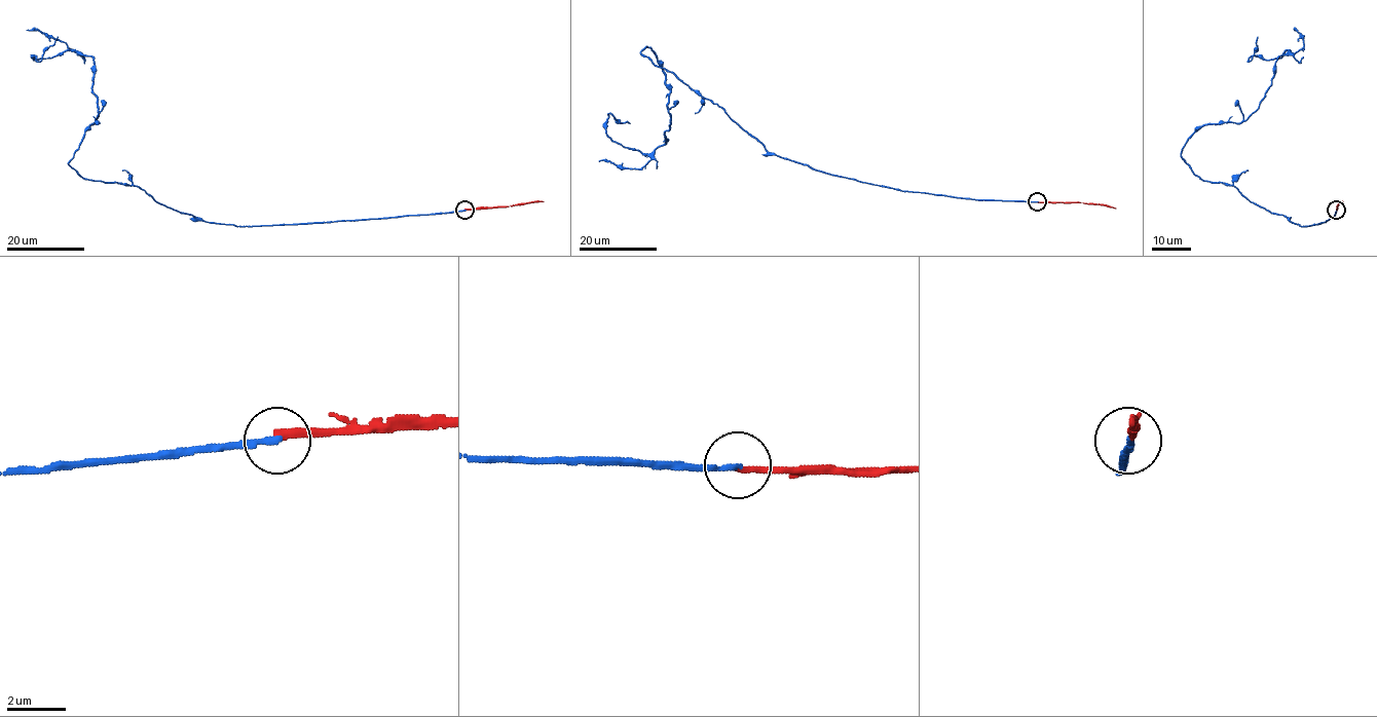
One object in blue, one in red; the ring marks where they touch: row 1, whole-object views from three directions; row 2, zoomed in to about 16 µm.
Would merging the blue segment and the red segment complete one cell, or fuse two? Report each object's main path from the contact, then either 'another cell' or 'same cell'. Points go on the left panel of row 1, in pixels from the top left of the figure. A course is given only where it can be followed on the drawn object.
blue via (466, 210), (242, 226), (84, 179), (68, 163), (98, 122), (94, 59), (33, 59), (58, 37) | red via (466, 210), (543, 201) | another cell

